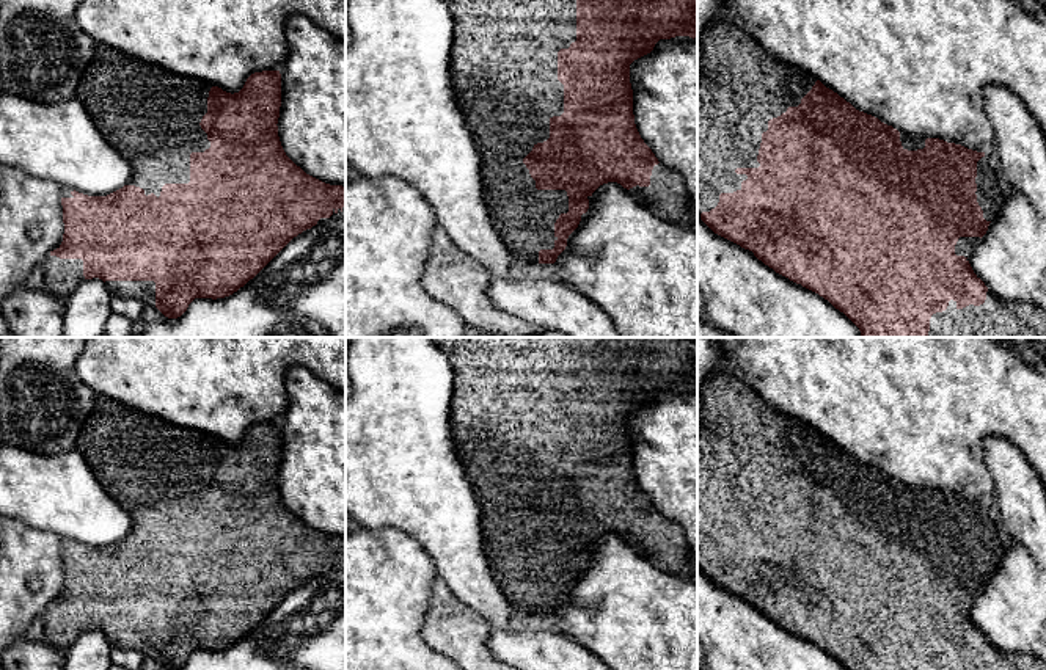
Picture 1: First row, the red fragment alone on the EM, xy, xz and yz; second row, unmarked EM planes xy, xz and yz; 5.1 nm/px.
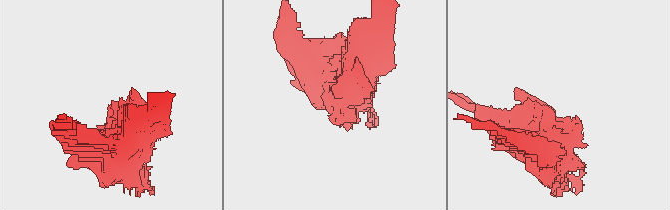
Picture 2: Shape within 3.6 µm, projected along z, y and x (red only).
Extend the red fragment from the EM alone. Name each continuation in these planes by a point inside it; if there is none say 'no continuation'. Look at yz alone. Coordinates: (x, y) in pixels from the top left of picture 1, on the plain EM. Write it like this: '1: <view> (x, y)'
1: yz (740, 436)
2: yz (990, 537)
3: yz (993, 659)

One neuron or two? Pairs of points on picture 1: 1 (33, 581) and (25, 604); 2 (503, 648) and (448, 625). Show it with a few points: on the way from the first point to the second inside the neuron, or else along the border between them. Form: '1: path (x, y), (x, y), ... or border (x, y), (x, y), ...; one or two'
1: path (27, 587), (25, 598); one
2: border (492, 628), (487, 637), (490, 653); two

